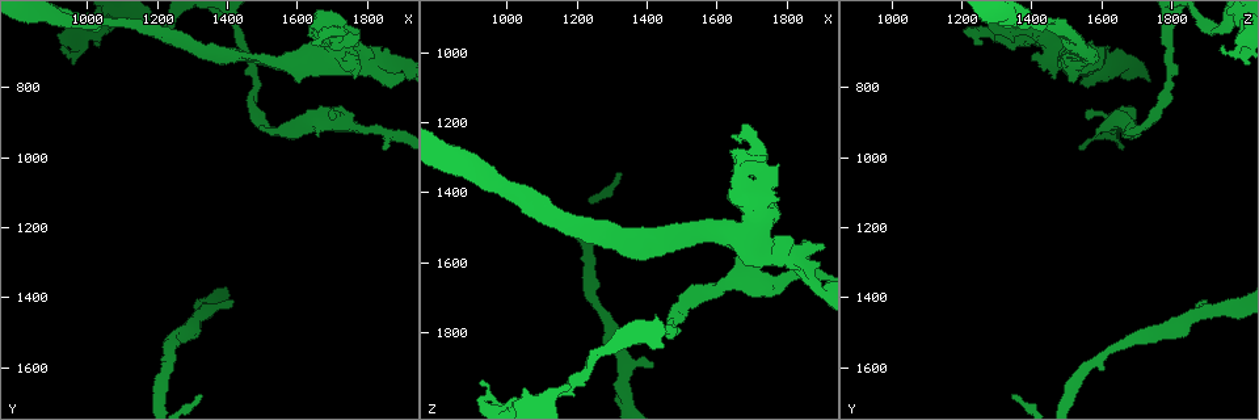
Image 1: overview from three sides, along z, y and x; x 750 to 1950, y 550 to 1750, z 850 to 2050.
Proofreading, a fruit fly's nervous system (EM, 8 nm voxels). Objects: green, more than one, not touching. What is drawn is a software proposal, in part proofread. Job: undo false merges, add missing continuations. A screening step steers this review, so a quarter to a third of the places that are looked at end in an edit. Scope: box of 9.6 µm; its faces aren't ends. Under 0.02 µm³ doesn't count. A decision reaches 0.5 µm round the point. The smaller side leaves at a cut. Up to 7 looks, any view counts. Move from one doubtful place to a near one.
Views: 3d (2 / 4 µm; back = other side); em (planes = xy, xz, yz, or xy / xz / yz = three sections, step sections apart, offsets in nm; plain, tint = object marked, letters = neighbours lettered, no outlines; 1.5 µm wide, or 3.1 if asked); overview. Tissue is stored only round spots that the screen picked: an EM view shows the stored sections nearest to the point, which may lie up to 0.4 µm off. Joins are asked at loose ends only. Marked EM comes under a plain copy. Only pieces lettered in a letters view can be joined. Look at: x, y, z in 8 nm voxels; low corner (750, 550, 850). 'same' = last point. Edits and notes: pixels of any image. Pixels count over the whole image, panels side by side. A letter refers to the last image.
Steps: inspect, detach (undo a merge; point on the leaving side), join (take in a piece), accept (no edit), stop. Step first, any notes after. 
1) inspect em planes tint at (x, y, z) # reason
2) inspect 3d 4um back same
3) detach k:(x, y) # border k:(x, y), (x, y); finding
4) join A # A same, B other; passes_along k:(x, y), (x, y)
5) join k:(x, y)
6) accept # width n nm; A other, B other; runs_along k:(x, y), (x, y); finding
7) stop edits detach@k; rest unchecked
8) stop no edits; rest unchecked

inspect em xz step 4 letters at (1420, 1420, 1890) # branch stops here

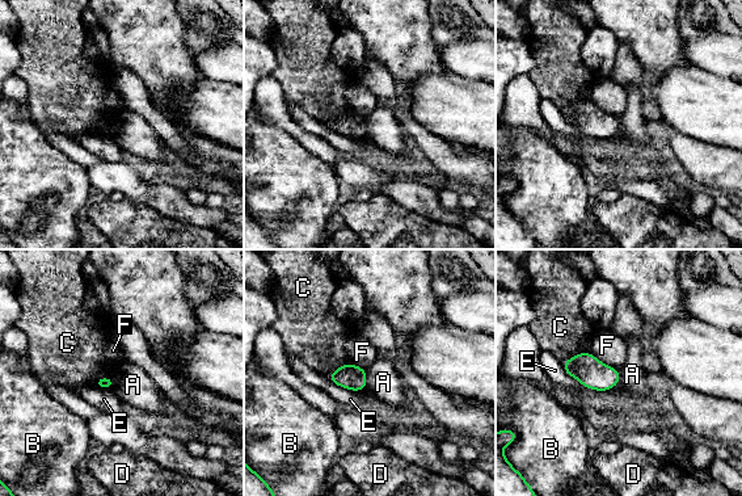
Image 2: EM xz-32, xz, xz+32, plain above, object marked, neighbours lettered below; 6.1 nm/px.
inspect em planes letters same # another direction

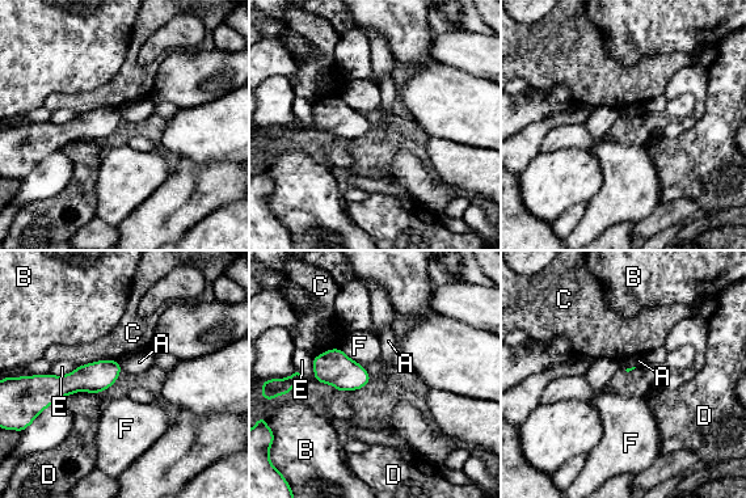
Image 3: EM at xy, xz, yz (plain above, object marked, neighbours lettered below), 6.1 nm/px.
accept # A other, B other, C other, D other, E other, F other; border 3:(118, 361), (122, 370); none of them fits

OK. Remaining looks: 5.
inspect 3d 4um at (1230, 630, 1910)

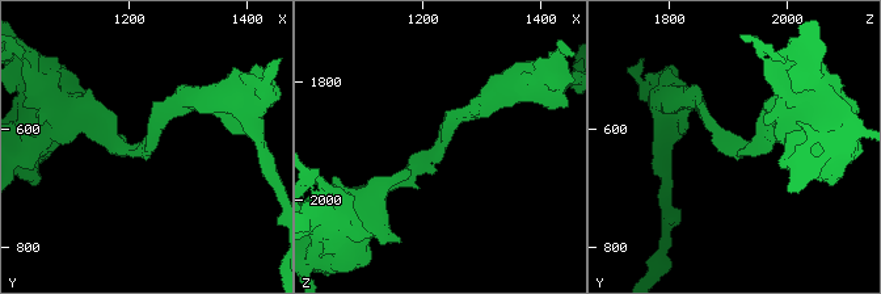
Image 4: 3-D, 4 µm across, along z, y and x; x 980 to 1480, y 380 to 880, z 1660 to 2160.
inspect em planes letters at (1225, 640, 1910) # arm_widths 170, 190 nm

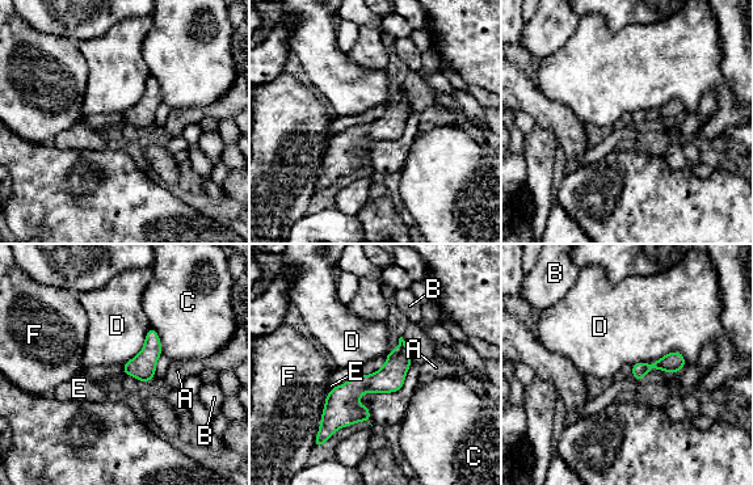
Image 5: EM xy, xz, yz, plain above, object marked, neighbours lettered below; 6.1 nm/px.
accept # width 20 nm; A other, B other, C other, D other, E other, F other; border 5:(686, 362), (669, 351), (631, 366); one cell here

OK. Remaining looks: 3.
inspect em xy step 4 letters at (930, 680, 1960) # thin end

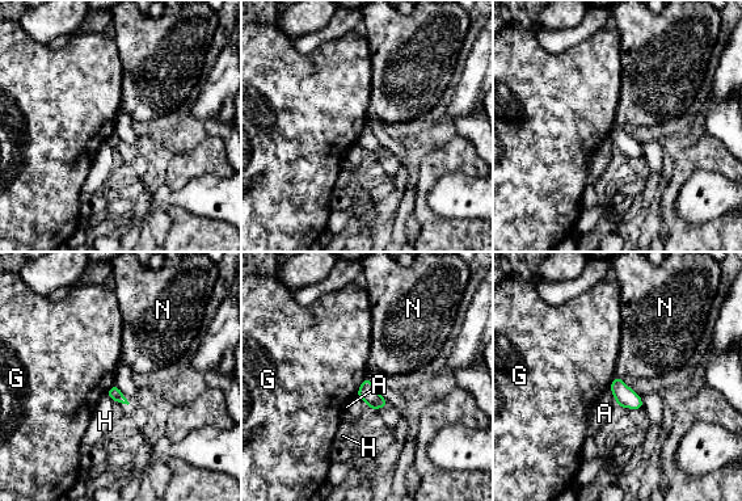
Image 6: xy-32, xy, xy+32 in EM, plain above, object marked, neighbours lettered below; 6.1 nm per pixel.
inspect em planes letters same

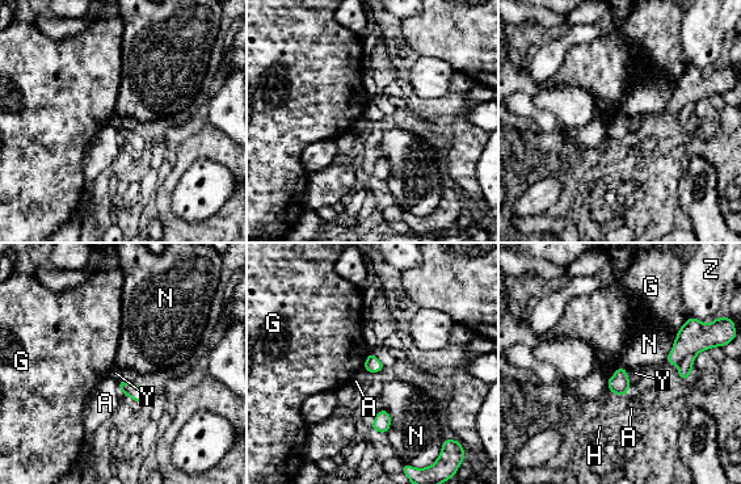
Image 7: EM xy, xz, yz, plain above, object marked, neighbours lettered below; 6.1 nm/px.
accept # A other, G other, H other, N other, Y other, Z other; border 7:(626, 369), (630, 382); no lettered piece goes on from it

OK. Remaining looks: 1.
stop no edits; rest unchecked

